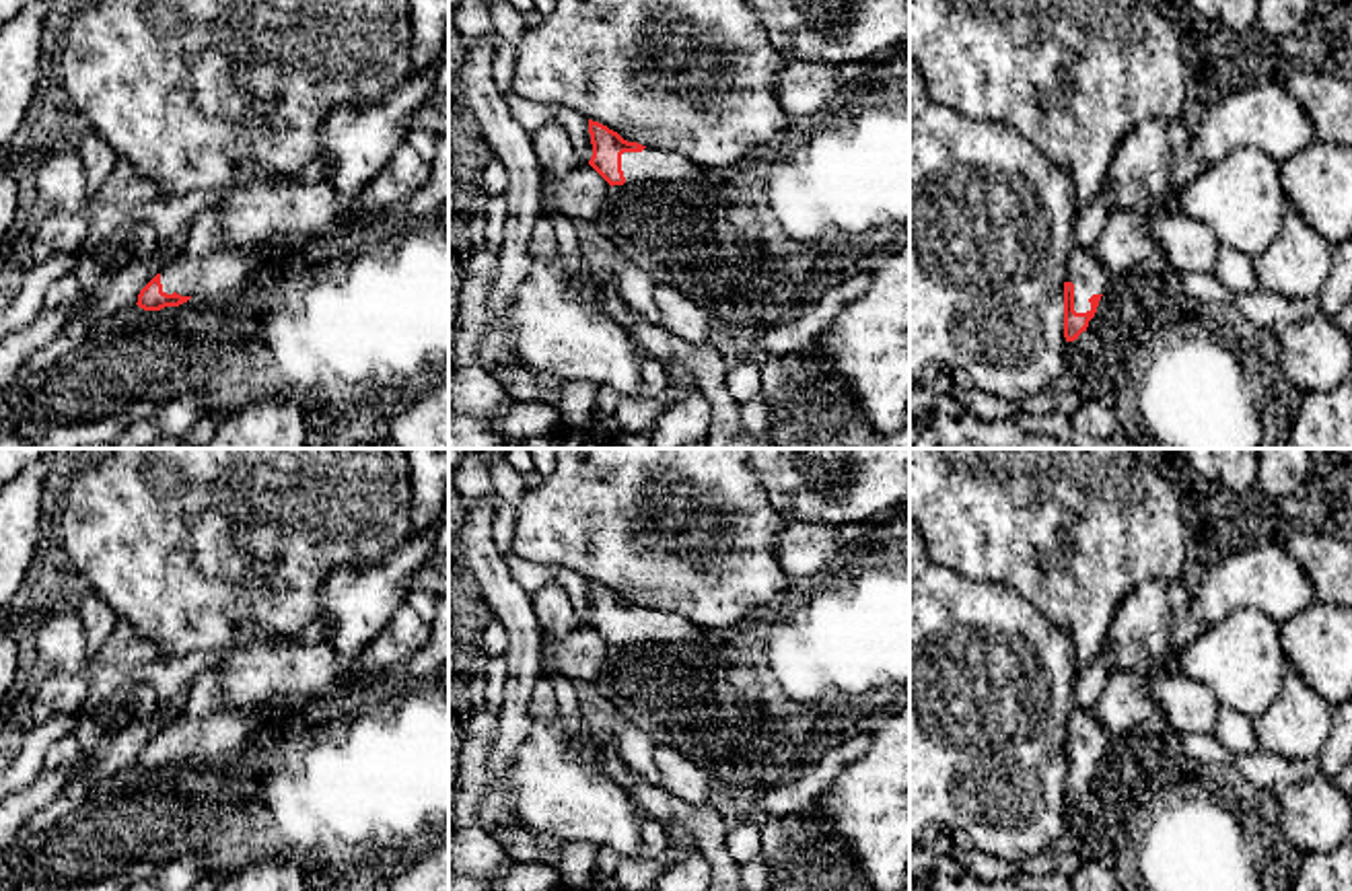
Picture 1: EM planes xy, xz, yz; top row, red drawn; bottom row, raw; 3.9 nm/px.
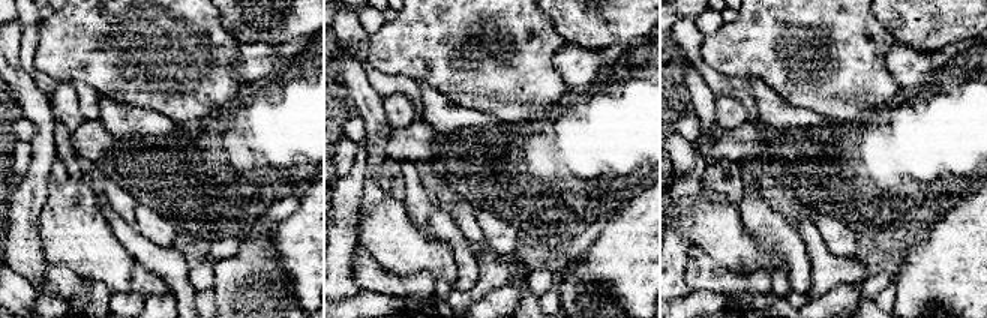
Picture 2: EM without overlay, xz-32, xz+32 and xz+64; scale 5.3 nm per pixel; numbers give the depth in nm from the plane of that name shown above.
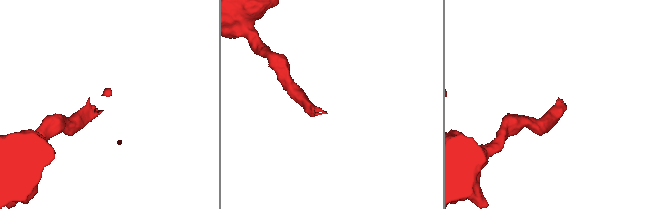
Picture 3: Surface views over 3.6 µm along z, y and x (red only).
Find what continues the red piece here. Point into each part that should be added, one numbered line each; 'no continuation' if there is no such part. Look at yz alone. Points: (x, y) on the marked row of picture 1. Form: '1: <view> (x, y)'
1: yz (1089, 276)

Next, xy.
1: xy (208, 266)

